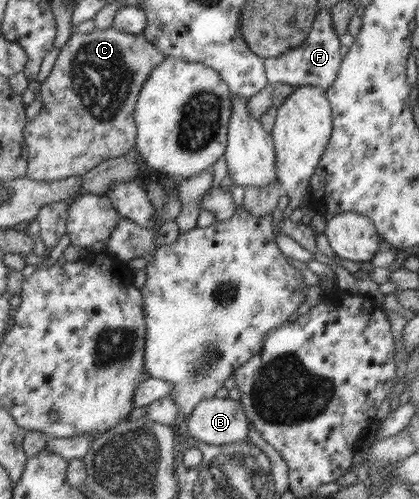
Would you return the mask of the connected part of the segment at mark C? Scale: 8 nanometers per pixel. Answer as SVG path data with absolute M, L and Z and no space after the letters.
M113 27L92 33L72 33L47 78L41 82L40 97L44 104L40 113L29 119L24 127L28 149L28 178L38 182L84 176L99 162L119 157L134 149L137 128L134 120L135 104L143 84L164 56L142 34L131 35Z

